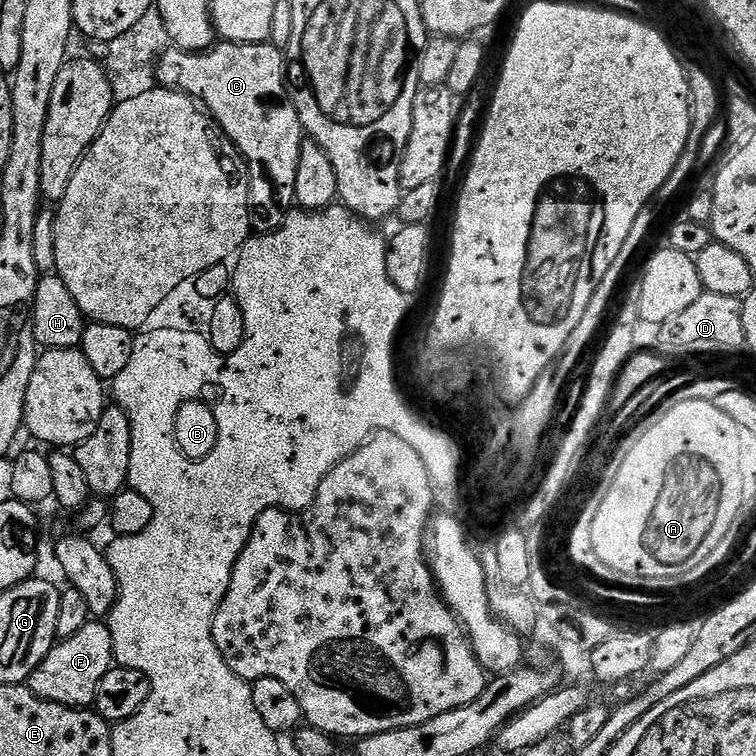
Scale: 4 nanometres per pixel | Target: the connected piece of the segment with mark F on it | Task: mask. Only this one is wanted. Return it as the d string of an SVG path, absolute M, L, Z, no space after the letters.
M90 622L74 634L74 638L66 638L53 644L52 649L42 658L26 683L38 698L58 702L71 708L91 709L96 703L98 682L106 678L106 674L114 667L112 639L107 623Z

